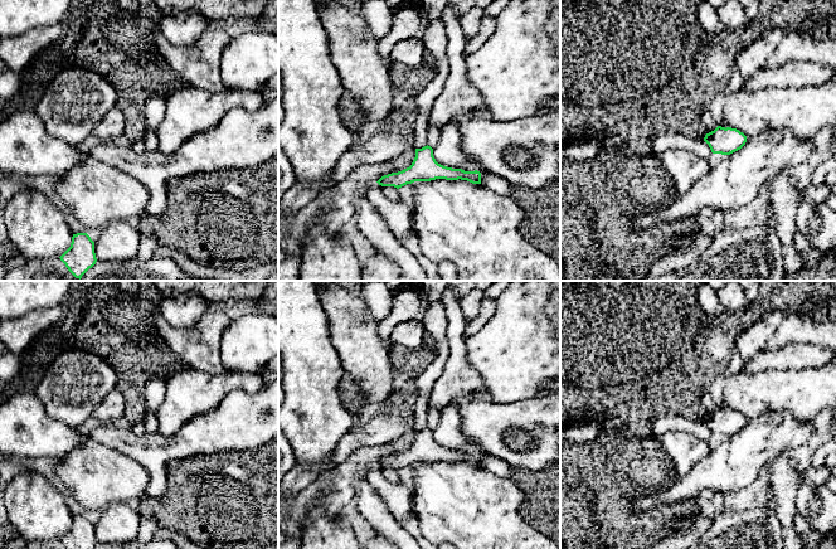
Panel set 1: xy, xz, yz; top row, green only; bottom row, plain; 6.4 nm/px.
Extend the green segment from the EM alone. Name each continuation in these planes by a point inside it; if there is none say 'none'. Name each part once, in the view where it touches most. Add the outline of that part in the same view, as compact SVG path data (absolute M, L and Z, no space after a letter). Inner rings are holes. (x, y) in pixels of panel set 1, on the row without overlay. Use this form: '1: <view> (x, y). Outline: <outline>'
none

